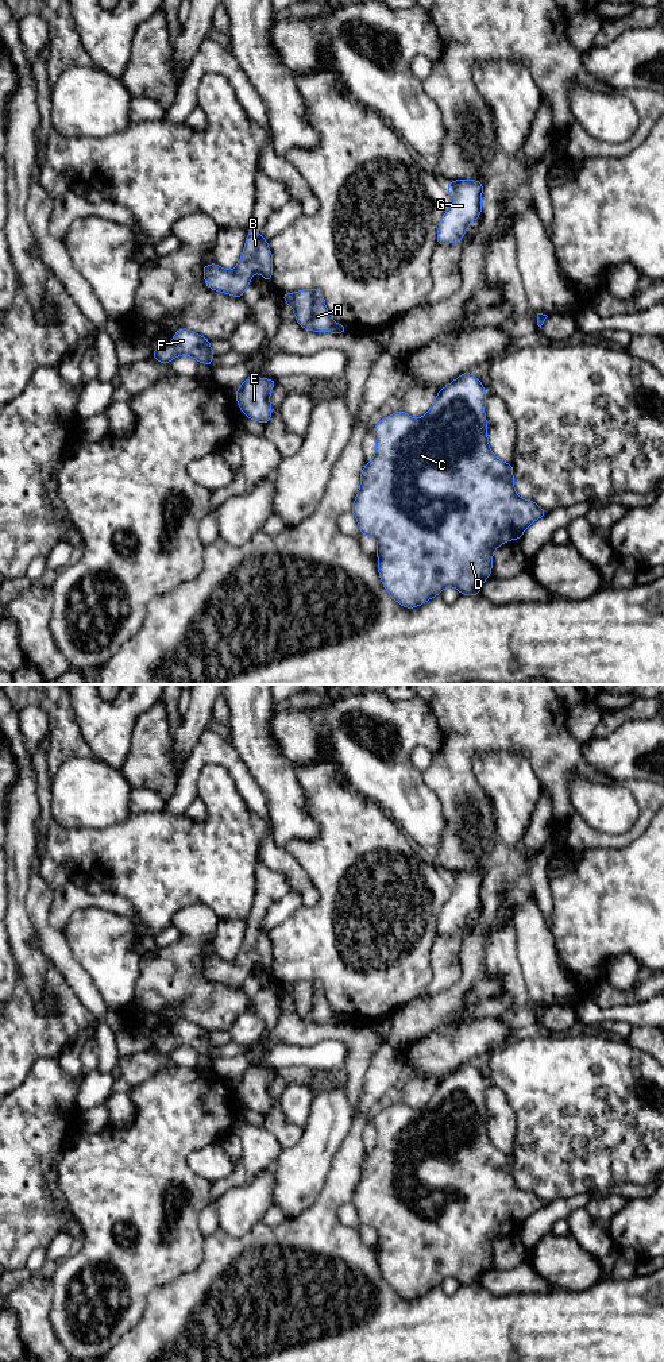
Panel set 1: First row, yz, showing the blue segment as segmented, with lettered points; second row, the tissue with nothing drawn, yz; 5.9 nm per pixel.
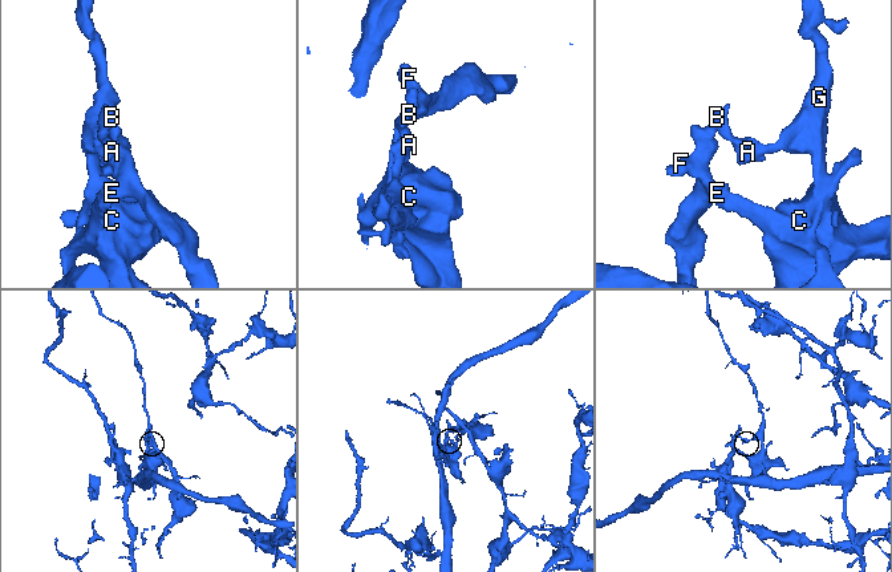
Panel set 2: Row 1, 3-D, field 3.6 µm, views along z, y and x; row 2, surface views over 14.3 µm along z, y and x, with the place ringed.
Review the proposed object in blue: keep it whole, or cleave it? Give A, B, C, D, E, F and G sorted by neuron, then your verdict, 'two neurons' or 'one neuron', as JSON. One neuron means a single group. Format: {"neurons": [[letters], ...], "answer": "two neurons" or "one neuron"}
{"neurons": [["A", "B", "E", "F"], ["C", "D", "G"]], "answer": "two neurons"}

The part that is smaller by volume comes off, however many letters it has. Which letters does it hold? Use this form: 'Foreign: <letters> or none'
Foreign: C, D, G

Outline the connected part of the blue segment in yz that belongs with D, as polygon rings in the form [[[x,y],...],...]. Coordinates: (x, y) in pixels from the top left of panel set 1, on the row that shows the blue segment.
[[[467,371],[437,393],[429,412],[421,418],[413,418],[404,410],[399,410],[382,418],[372,429],[375,455],[362,470],[360,487],[351,512],[356,517],[360,535],[372,536],[378,543],[378,572],[383,587],[394,601],[406,609],[421,606],[431,598],[440,595],[444,587],[456,587],[460,595],[479,595],[482,583],[491,574],[493,552],[509,540],[518,540],[530,524],[548,513],[536,502],[517,495],[514,490],[513,464],[499,460],[490,450],[487,439],[489,424],[485,416],[486,400],[487,396],[482,382]]]

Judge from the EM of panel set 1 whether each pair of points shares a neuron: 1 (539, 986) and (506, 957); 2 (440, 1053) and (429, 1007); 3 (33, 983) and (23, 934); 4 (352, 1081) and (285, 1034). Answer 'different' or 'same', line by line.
1: different
2: different
3: same
4: same

